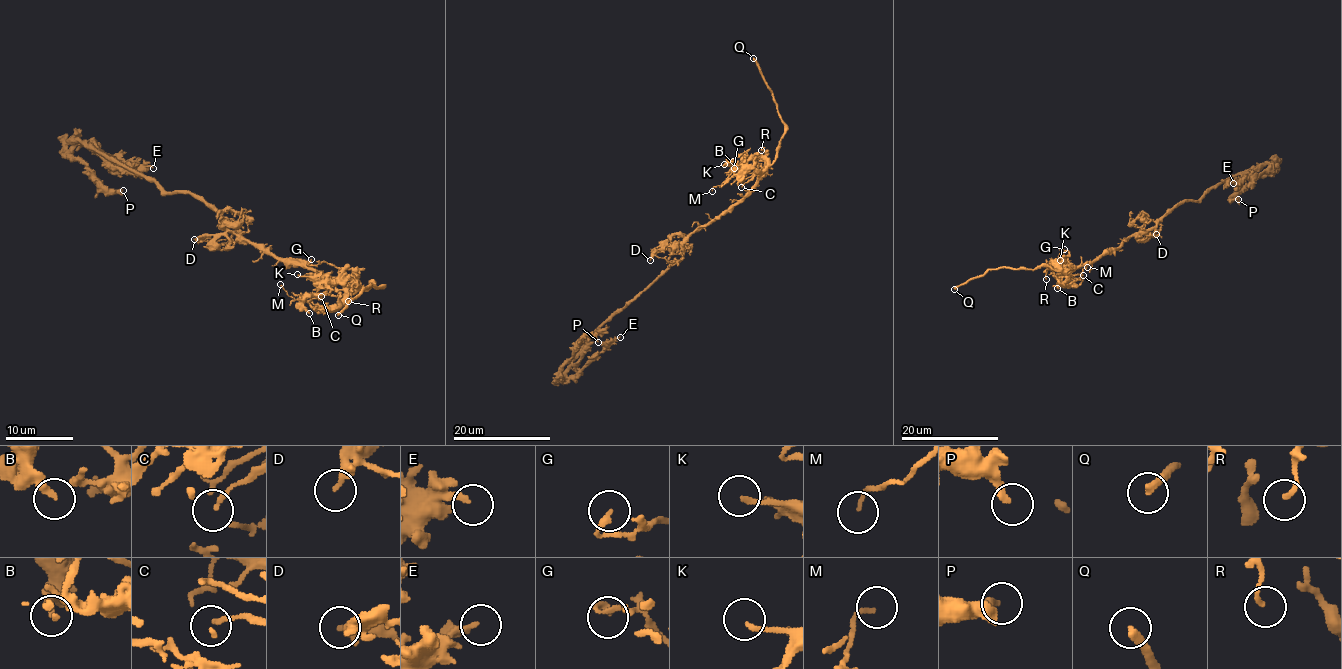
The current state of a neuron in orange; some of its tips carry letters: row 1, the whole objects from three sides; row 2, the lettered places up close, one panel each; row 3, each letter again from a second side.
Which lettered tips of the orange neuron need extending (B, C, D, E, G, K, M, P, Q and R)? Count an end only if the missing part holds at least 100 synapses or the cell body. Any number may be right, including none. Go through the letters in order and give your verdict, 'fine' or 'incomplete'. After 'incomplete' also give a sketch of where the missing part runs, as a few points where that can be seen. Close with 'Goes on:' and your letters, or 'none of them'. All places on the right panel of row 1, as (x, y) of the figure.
B: fine
C: fine
D: fine
E: fine
G: fine
K: fine
M: fine
P: fine
Q: incomplete | (954, 289), (953, 313), (970, 336), (968, 340), (955, 351), (923, 351), (908, 356)
R: fine
Goes on: Q

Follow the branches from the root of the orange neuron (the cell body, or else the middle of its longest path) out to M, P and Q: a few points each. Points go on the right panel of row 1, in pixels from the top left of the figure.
M: (1149, 229), (1133, 234), (1118, 247), (1105, 250), (1064, 282), (1068, 284), (1081, 278), (1087, 267)
P: (1149, 229), (1183, 201), (1196, 201), (1234, 175), (1268, 163), (1272, 169), (1243, 185), (1232, 196), (1238, 199)
Q: (1149, 229), (1133, 234), (1118, 247), (1105, 250), (1087, 264), (1059, 269), (999, 267), (954, 289)

